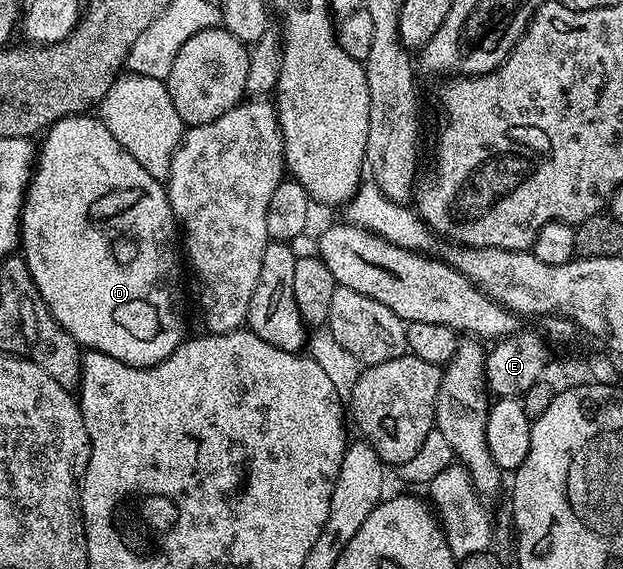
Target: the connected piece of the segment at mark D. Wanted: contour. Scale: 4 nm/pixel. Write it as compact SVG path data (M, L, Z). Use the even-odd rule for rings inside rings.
M95 114L71 115L60 119L48 128L43 139L44 144L41 142L38 147L32 179L28 182L28 189L24 193L18 244L42 301L50 309L52 319L58 321L58 325L62 325L62 329L66 329L66 333L70 333L70 337L74 337L81 348L106 353L131 367L153 367L166 361L166 357L170 357L170 353L174 353L174 349L178 349L178 345L184 342L186 332L179 313L175 311L176 291L172 288L172 279L180 275L182 255L178 250L178 220L176 214L172 212L165 184L159 179L150 177L150 173L146 173L146 169L142 169L142 165L138 165L138 161L134 161L134 157L130 157L130 153L126 153L122 145L118 145L114 133L110 133L110 129L106 129L104 122Z

